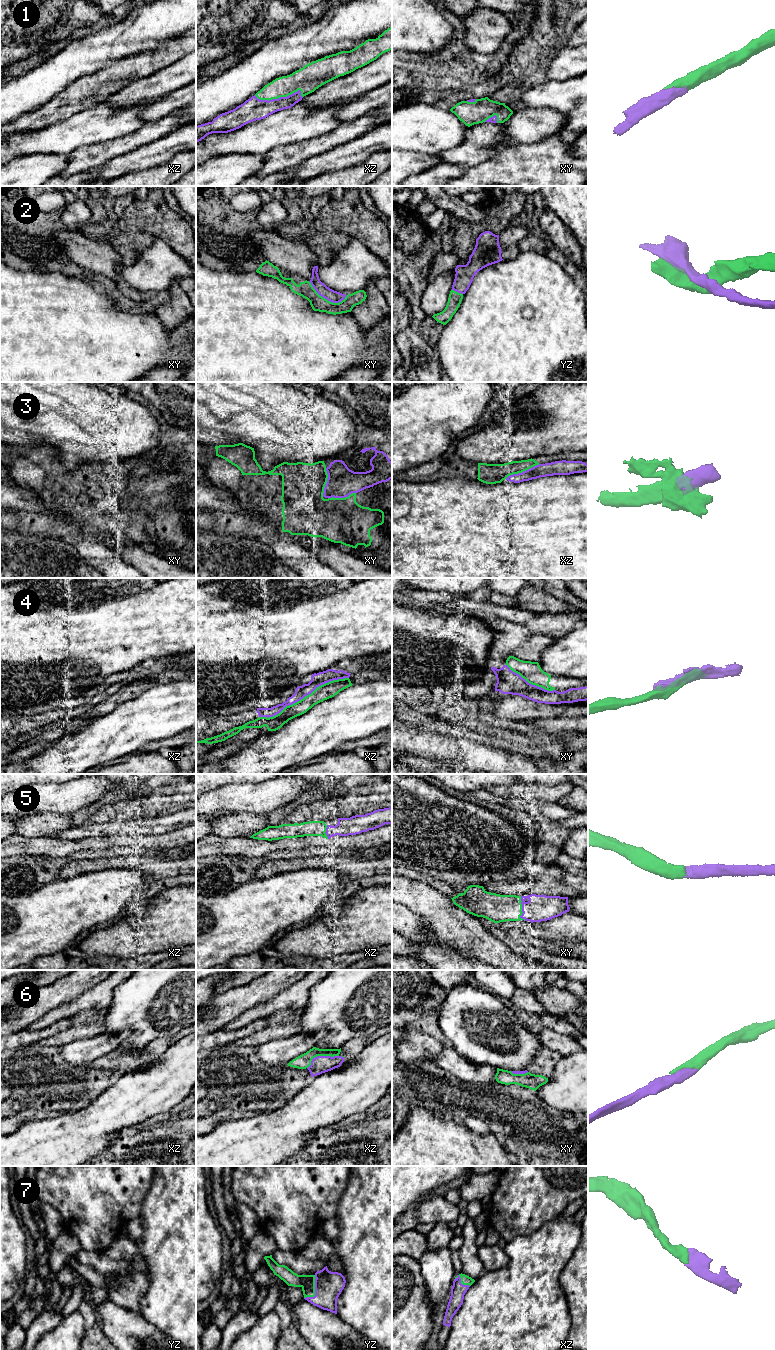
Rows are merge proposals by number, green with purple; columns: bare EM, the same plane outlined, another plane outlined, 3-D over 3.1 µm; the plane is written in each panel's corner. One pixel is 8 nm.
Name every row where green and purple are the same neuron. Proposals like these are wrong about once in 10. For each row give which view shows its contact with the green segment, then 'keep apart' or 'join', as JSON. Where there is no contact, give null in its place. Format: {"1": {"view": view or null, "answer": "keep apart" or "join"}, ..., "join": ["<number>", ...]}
{"1": {"view": "xz", "answer": "join"}, "2": {"view": "xy", "answer": "keep apart"}, "3": {"view": "xz", "answer": "join"}, "4": {"view": "xz", "answer": "keep apart"}, "5": {"view": "xy", "answer": "join"}, "6": {"view": "xz", "answer": "join"}, "7": {"view": "yz", "answer": "join"}, "join": ["1", "3", "5", "6", "7"]}

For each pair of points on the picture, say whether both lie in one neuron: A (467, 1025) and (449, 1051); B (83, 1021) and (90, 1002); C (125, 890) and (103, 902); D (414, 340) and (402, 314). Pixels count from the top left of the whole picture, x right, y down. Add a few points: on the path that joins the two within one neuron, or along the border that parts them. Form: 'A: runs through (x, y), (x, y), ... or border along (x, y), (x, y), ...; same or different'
A: border along (451, 1045), (458, 1053), (471, 1061); different
B: border along (107, 1007), (84, 1009), (71, 1017); different
C: runs through (120, 890), (117, 890), (108, 899); same
D: border along (408, 325), (402, 330); different

